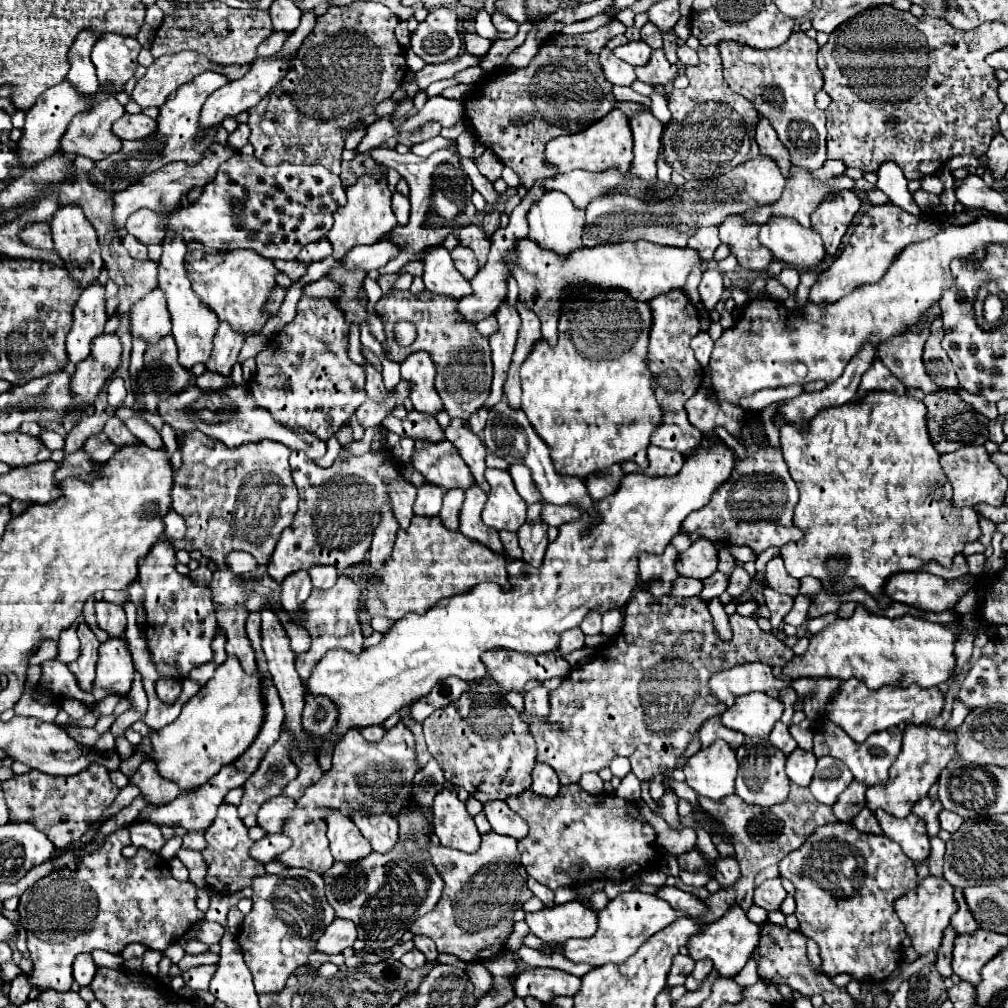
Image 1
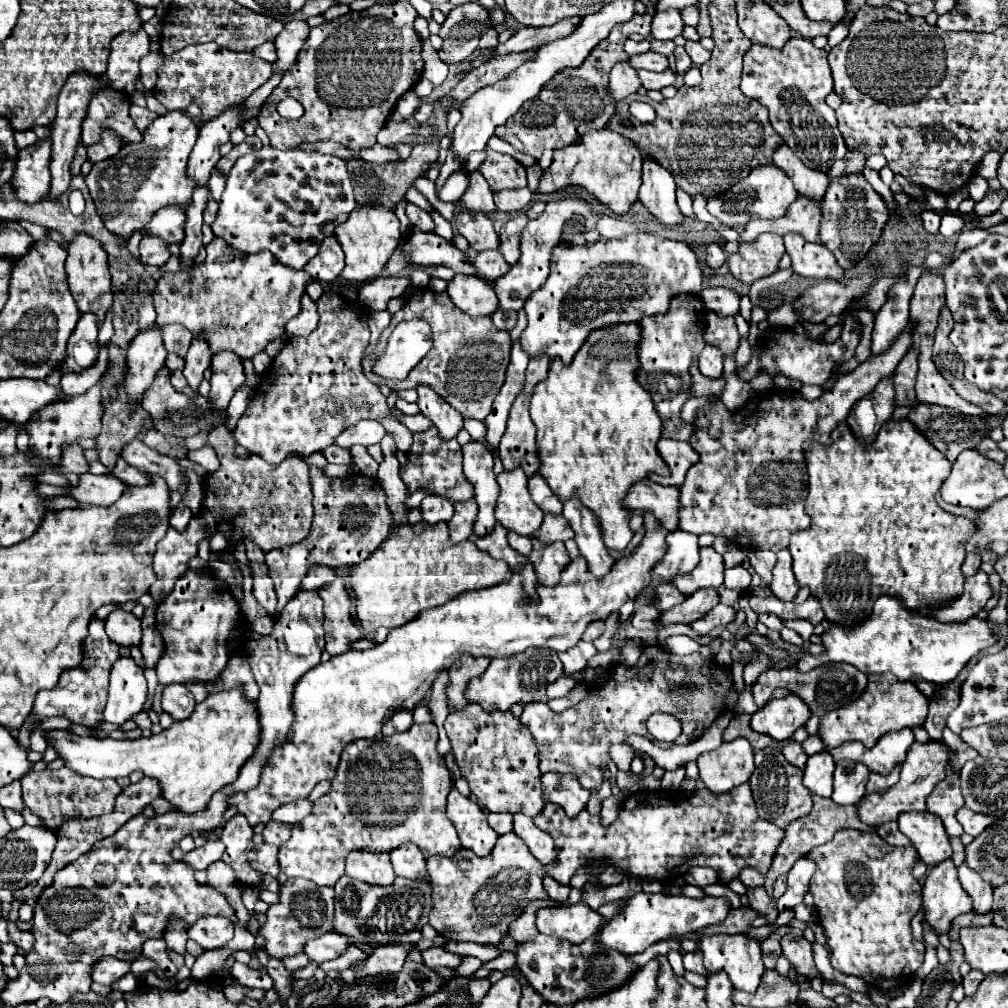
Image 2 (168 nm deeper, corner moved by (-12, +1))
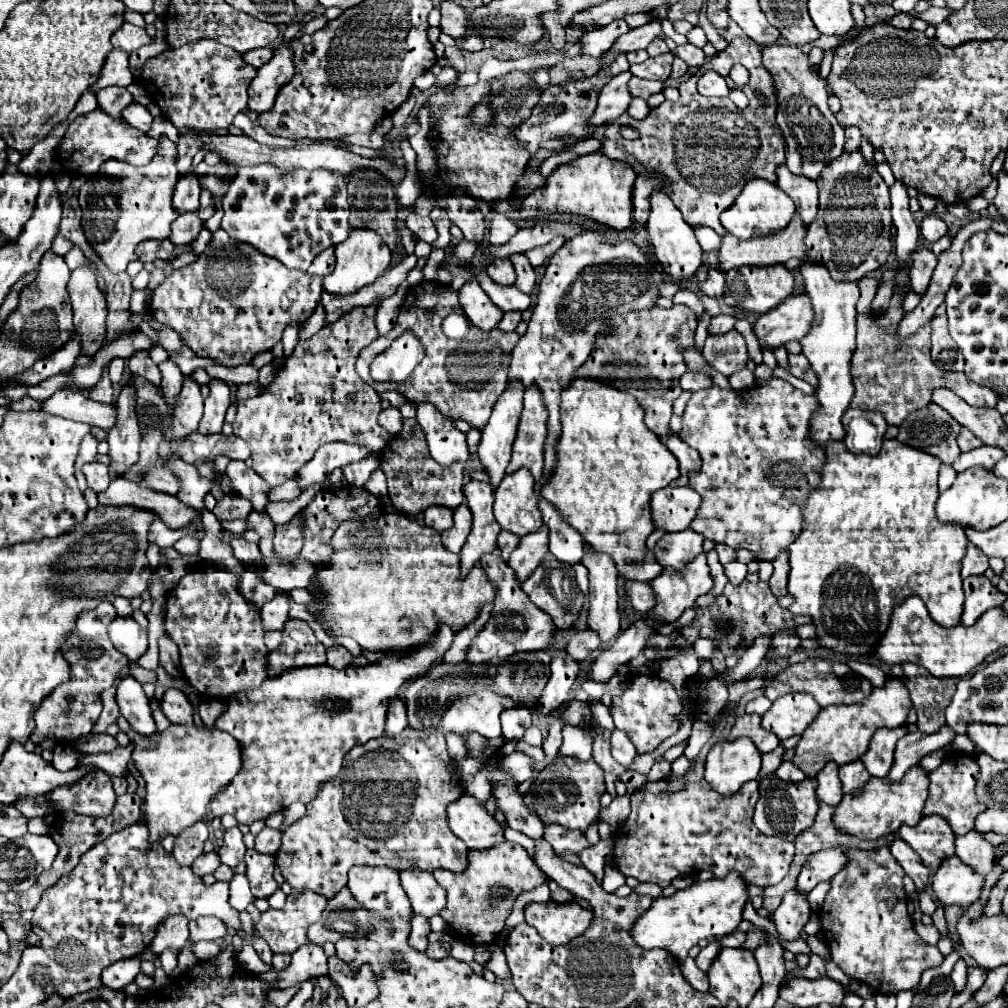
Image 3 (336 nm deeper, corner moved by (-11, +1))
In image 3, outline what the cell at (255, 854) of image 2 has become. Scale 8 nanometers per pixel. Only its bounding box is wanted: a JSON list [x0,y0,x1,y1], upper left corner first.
[246,849,278,899]

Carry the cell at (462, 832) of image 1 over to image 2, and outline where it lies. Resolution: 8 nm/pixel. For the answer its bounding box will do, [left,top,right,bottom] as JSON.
[447,787,497,857]

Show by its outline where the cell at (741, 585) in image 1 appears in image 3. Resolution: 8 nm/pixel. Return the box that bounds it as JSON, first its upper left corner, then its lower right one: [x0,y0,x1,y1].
[724,561,746,585]

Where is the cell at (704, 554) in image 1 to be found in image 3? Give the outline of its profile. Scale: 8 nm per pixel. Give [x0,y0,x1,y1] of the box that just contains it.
[650,553,714,623]

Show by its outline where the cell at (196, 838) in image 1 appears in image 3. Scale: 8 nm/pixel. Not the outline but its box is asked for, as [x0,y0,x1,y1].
[192,853,220,875]

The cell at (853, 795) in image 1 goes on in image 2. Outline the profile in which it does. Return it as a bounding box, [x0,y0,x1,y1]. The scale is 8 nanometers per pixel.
[867,765,901,793]

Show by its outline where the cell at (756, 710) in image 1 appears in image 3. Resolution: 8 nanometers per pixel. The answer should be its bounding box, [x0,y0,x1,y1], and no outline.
[762,695,820,739]

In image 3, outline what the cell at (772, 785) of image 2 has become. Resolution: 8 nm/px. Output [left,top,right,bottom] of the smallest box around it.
[754,775,818,841]

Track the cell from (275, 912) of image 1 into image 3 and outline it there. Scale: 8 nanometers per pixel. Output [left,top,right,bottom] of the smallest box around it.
[256,891,326,955]

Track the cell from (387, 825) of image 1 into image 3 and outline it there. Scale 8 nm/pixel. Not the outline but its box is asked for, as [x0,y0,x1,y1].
[400,869,446,917]

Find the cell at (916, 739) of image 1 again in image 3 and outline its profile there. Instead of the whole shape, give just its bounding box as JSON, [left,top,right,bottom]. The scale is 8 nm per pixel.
[834,767,928,839]

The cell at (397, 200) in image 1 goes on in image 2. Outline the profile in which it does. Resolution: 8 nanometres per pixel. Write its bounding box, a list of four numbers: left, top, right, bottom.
[407,203,433,233]

